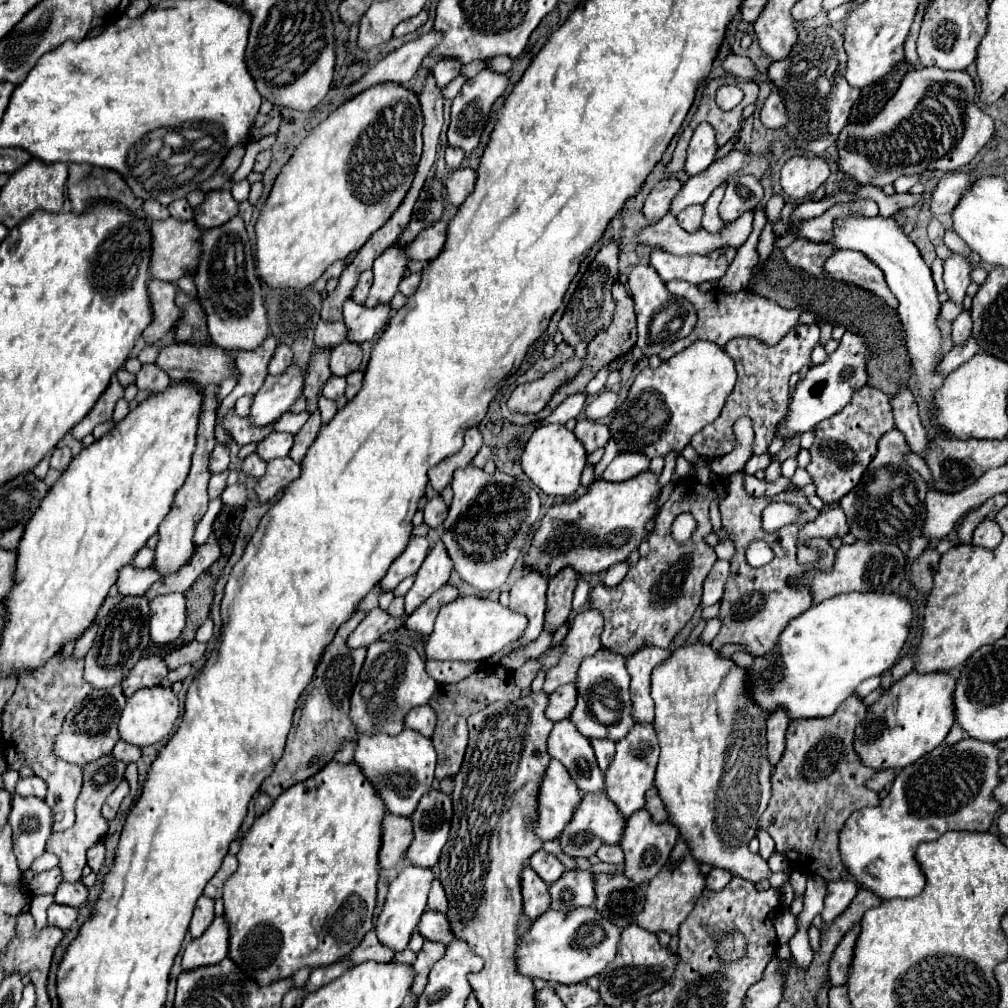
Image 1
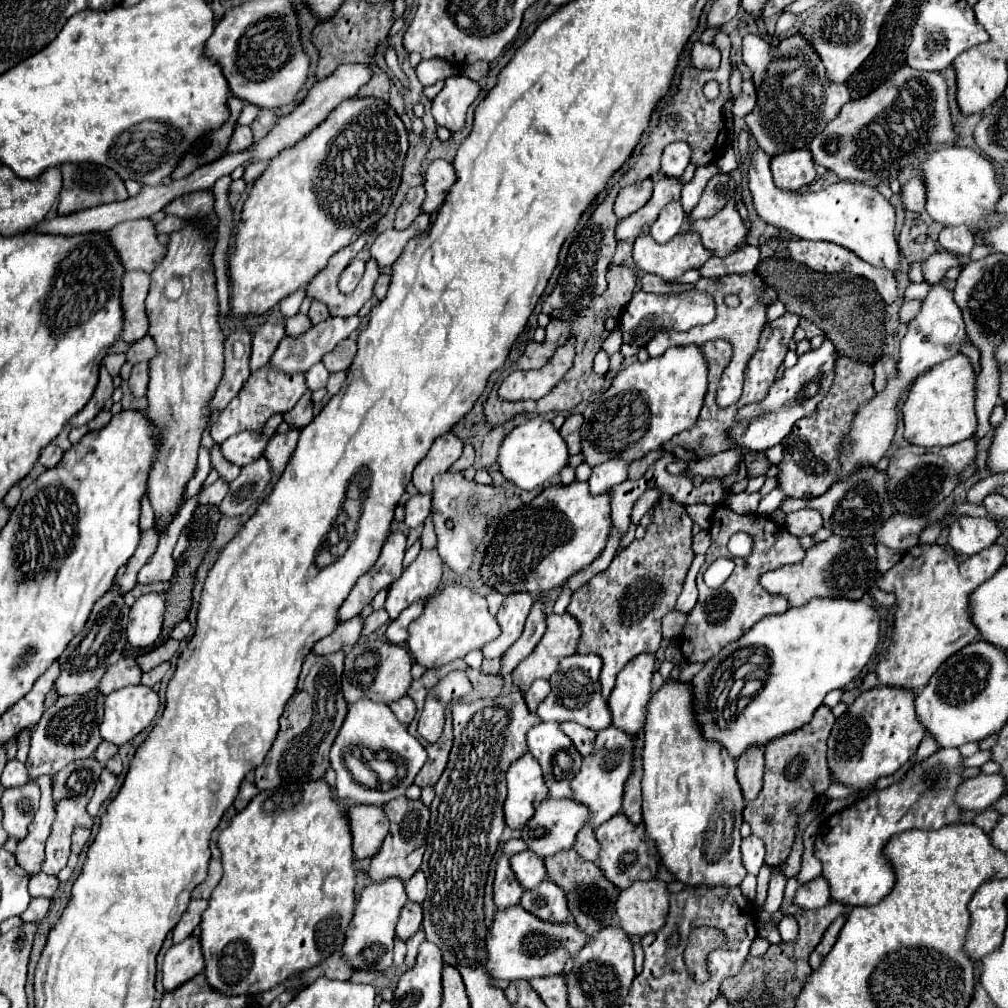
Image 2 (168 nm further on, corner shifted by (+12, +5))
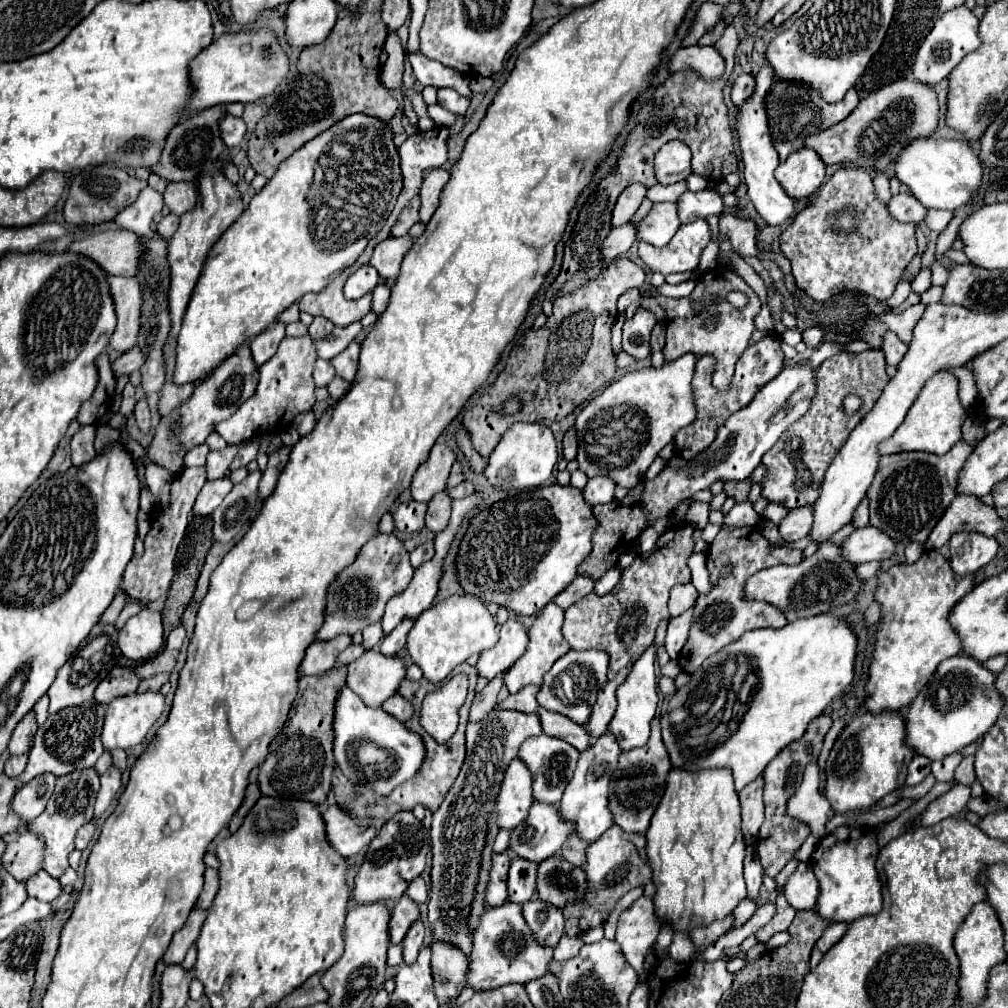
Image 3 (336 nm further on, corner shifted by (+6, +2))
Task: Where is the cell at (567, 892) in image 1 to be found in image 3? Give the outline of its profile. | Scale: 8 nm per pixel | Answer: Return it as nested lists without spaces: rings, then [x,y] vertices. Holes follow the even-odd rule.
[[[538,898],[522,904],[522,908],[522,916],[532,930],[534,940],[542,946],[556,946],[564,934],[562,912],[554,906],[546,906],[546,902],[538,902]]]

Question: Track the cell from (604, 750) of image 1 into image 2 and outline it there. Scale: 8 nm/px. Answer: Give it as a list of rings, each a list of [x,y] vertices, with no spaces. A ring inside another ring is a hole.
[[[560,723],[560,727],[564,729],[564,733],[568,733],[568,737],[572,739],[572,743],[576,745],[576,749],[580,751],[582,757],[592,753],[594,739],[596,739],[596,733],[592,729],[582,727],[578,723]]]

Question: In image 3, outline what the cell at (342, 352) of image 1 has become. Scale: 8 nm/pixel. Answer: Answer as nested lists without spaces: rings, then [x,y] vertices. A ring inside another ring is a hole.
[[[352,342],[342,354],[338,354],[334,360],[330,360],[340,378],[344,378],[348,382],[354,380],[356,370],[358,370],[358,354],[360,354],[360,344]]]

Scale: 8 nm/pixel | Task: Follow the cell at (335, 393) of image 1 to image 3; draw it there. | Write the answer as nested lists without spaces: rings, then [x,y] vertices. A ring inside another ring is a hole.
[[[318,358],[316,360],[316,368],[314,368],[314,382],[316,382],[316,386],[326,386],[334,376],[336,376],[334,366],[328,360]]]

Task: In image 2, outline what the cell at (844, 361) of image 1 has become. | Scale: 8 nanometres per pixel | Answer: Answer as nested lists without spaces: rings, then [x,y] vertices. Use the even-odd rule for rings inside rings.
[[[826,339],[822,347],[800,355],[798,363],[792,369],[784,371],[782,379],[770,387],[764,403],[752,403],[740,409],[736,415],[736,423],[730,429],[738,447],[748,449],[748,451],[766,451],[782,443],[790,435],[794,423],[802,417],[810,417],[820,405],[820,401],[828,395],[830,385],[834,381],[836,357],[838,357],[836,349]]]

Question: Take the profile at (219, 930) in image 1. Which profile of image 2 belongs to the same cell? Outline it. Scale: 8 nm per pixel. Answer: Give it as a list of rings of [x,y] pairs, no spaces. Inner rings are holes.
[[[188,937],[178,945],[172,945],[164,955],[164,987],[170,991],[180,983],[192,979],[200,971],[204,971],[204,953],[198,937]]]

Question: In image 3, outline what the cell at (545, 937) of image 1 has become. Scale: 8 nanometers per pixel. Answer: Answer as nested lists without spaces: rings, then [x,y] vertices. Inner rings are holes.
[[[506,902],[496,908],[486,908],[480,916],[480,924],[472,930],[472,952],[468,958],[468,974],[466,986],[474,990],[492,990],[504,984],[520,982],[526,984],[530,980],[542,978],[548,962],[552,960],[554,948],[538,946],[522,918],[522,906],[514,902]]]

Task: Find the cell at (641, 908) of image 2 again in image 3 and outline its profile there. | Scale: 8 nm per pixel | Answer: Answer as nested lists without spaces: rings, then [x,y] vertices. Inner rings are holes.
[[[640,896],[630,908],[626,908],[618,918],[618,928],[614,940],[620,944],[622,954],[628,964],[638,972],[640,978],[646,976],[642,964],[646,952],[654,946],[660,932],[660,922],[654,914],[654,902]]]

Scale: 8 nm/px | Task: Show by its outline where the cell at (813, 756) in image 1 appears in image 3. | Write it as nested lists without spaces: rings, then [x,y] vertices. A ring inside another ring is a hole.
[[[824,714],[818,716],[814,722],[810,722],[810,726],[806,728],[806,734],[802,738],[798,738],[798,742],[792,742],[790,746],[786,746],[786,750],[782,750],[782,754],[778,754],[778,758],[774,758],[774,762],[770,762],[770,766],[766,766],[766,770],[764,770],[766,820],[764,820],[764,824],[760,826],[760,832],[758,832],[756,854],[758,854],[766,874],[770,878],[774,878],[786,866],[786,862],[792,858],[792,854],[810,836],[810,826],[808,824],[794,822],[794,818],[788,816],[786,802],[794,794],[794,790],[800,786],[806,764],[810,764],[810,762],[814,762],[818,758],[818,754],[822,750],[824,736],[830,730],[830,726],[832,726],[830,716],[824,716]]]

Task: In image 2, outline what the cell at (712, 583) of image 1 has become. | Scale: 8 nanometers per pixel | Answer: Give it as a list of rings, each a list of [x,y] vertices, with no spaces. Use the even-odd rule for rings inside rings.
[[[696,555],[690,569],[688,569],[688,575],[686,575],[686,583],[684,583],[684,589],[678,597],[678,603],[676,603],[676,609],[682,611],[682,613],[690,613],[690,609],[696,605],[696,599],[698,599],[698,589],[696,589],[696,575],[698,575],[698,569],[702,567],[704,563],[704,555]]]

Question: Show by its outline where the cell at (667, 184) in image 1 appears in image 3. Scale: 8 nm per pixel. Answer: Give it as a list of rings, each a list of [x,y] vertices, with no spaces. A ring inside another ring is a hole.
[[[630,184],[616,200],[616,206],[612,210],[612,228],[630,222],[630,218],[634,216],[644,198],[646,198],[646,188],[642,184]]]

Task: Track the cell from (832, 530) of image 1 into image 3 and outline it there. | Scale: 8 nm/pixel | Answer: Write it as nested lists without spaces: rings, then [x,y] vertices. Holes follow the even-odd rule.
[[[802,506],[798,510],[788,510],[786,518],[778,524],[778,532],[786,542],[806,538],[810,532],[812,520],[814,520],[814,516],[810,514],[810,506]]]

